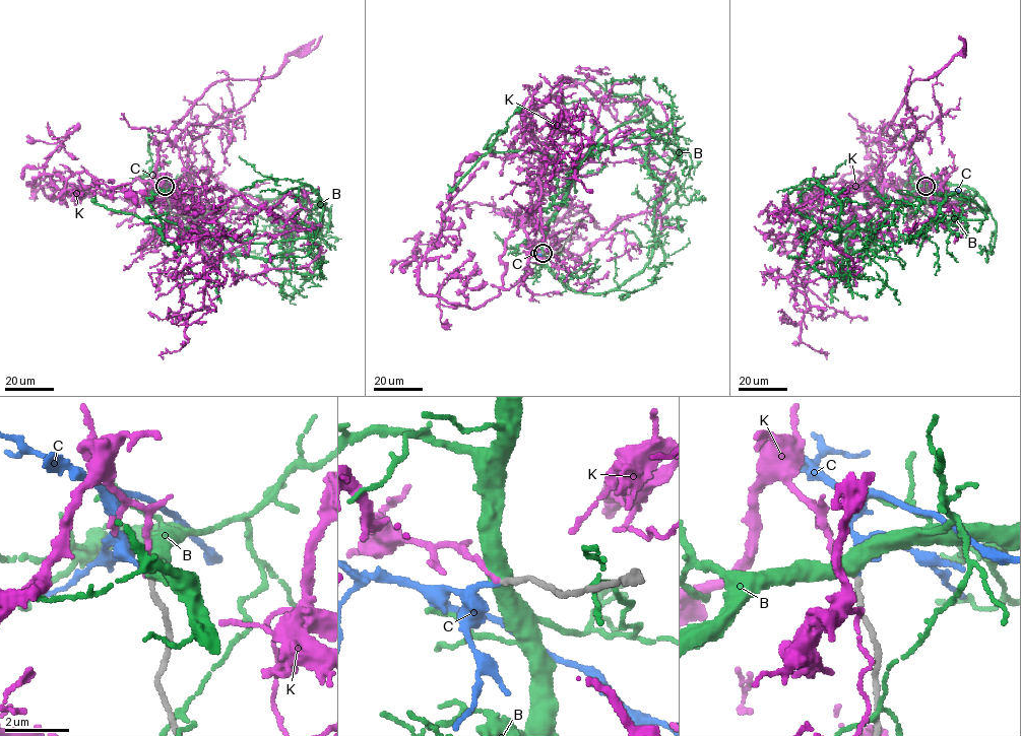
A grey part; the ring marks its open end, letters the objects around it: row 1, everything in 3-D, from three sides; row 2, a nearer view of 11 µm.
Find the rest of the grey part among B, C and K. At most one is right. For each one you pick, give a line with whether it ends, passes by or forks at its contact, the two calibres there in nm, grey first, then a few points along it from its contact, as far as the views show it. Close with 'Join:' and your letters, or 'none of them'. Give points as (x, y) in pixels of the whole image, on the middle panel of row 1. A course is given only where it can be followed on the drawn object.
C: it ends; calibres 170 and 150 nm; course (543, 253), (538, 254), (570, 274), (570, 270)
Join: C

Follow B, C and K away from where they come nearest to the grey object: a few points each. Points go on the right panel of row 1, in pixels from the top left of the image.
B: (926, 186), (880, 223), (836, 243), (840, 202), (811, 180), (834, 177), (848, 156)
C: (926, 186), (928, 180), (954, 189)
K: (926, 186), (891, 186), (942, 189), (927, 199), (852, 171), (804, 184), (804, 206)

